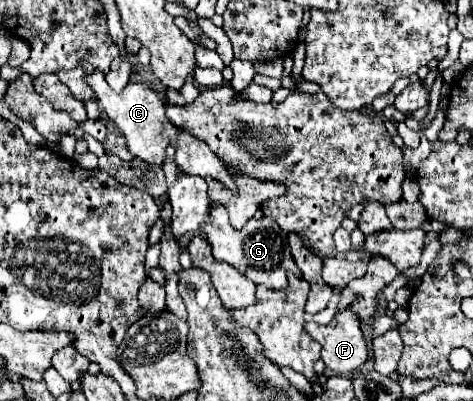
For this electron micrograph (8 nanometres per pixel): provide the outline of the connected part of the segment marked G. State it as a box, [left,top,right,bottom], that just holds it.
[203,205,301,291]

